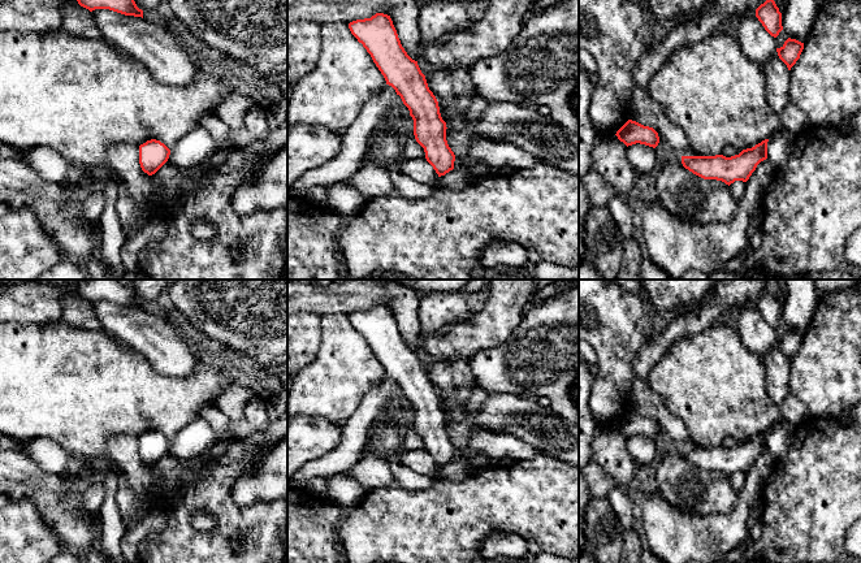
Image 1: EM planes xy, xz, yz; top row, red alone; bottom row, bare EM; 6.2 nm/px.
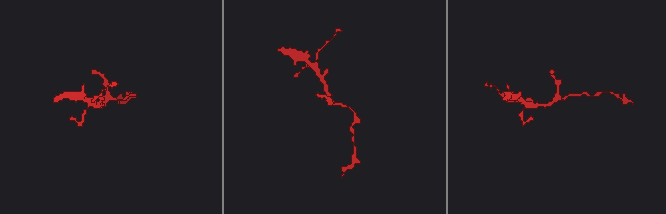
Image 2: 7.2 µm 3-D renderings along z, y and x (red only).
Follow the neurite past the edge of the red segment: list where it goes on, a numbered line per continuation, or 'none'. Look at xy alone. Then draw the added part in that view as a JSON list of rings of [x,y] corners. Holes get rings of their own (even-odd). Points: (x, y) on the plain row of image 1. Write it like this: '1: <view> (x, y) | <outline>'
none

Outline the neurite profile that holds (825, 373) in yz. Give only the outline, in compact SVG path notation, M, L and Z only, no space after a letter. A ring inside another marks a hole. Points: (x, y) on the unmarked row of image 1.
M856 282L849 289L830 293L818 299L814 316L804 334L800 350L789 361L789 393L796 395L808 407L812 416L821 419L839 419L843 410L849 410L852 406L861 402L861 293Z

